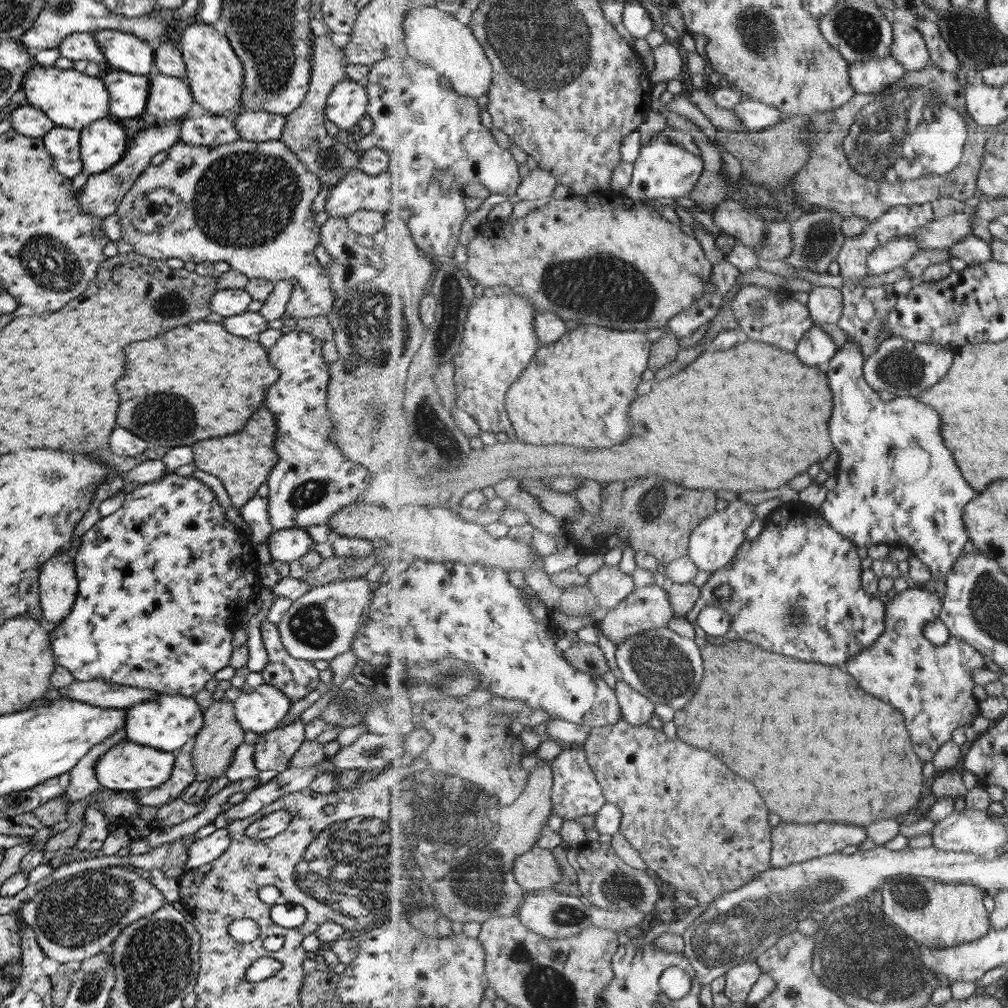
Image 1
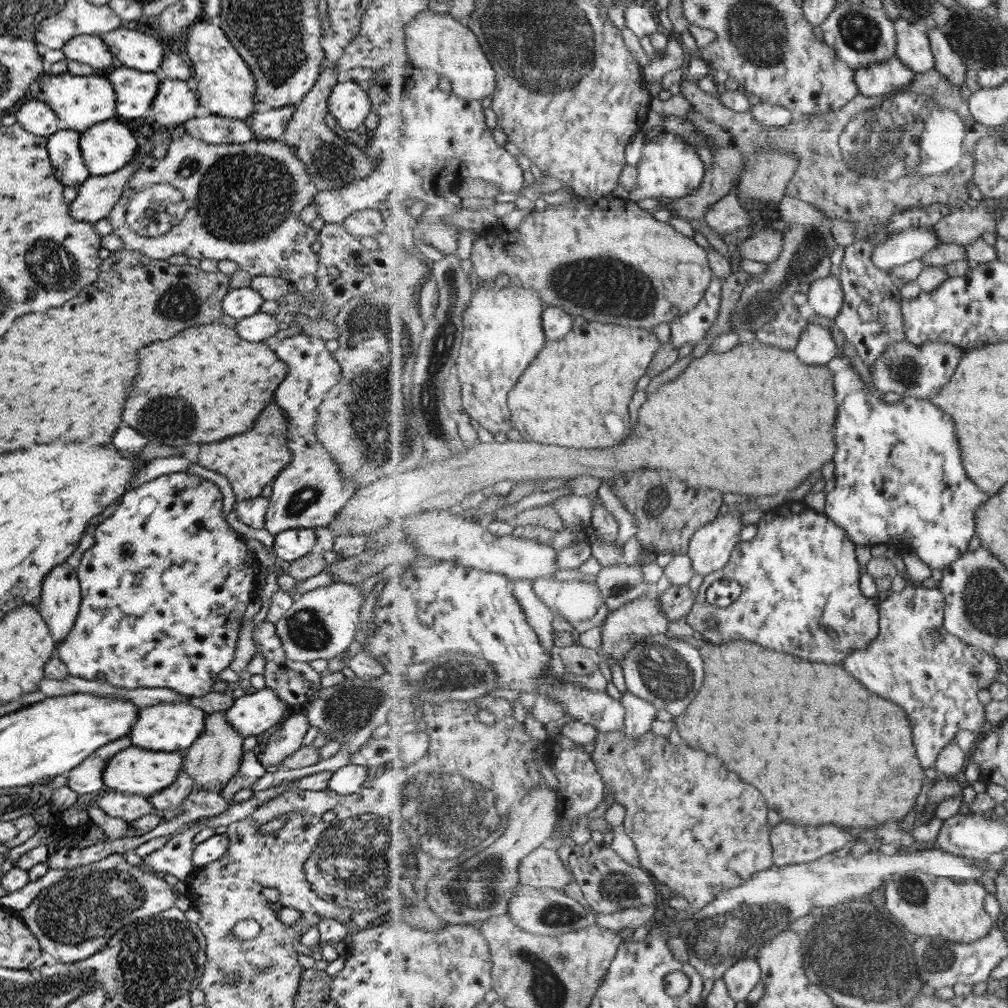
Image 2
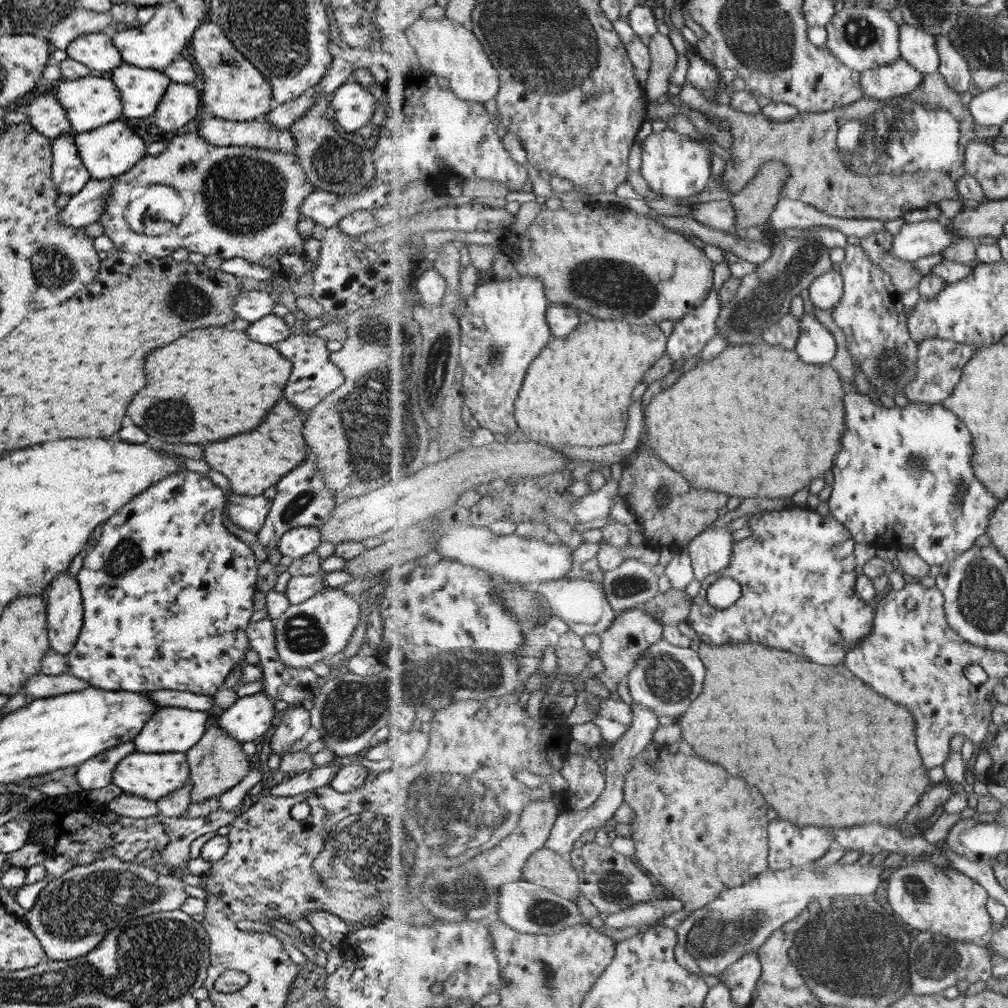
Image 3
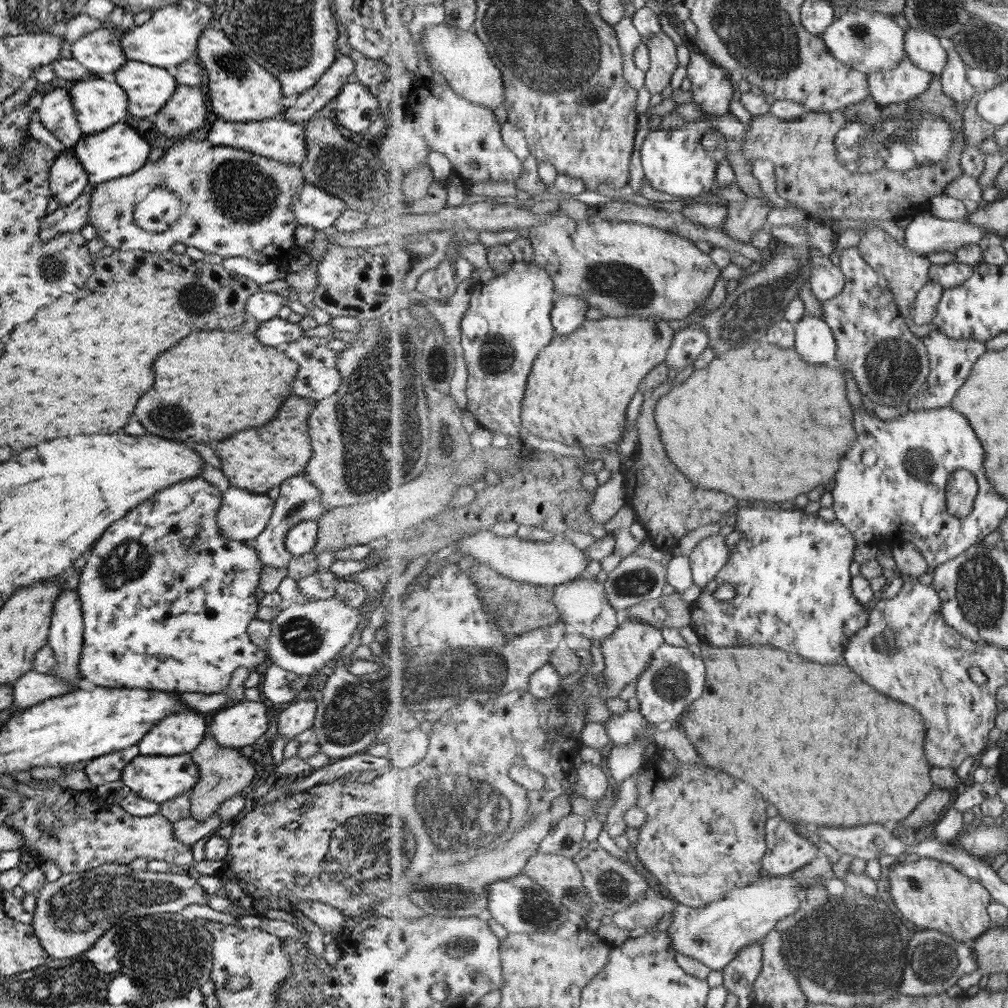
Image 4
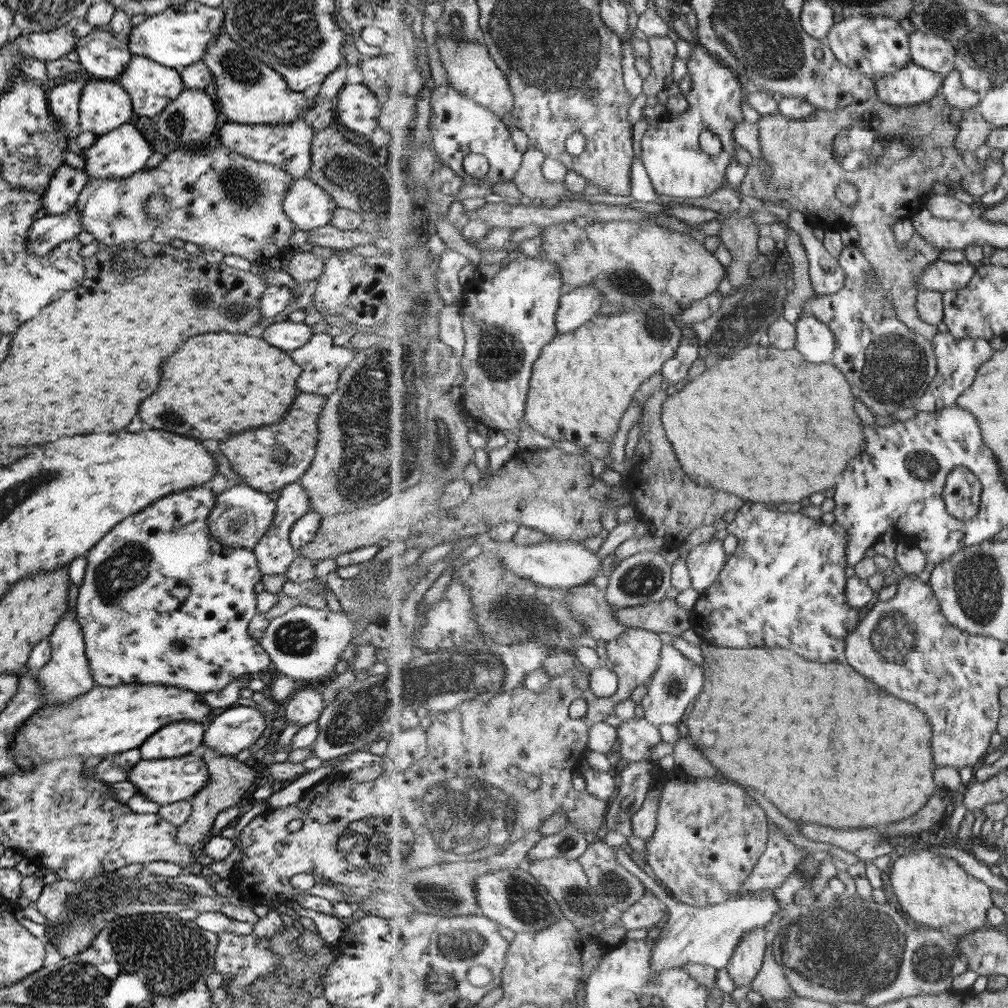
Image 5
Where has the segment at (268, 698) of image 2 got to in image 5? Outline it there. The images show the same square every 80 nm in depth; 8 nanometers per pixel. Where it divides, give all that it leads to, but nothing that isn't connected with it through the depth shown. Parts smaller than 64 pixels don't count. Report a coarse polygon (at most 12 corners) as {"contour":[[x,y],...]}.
{"contour":[[235,704],[205,724],[202,744],[222,755],[251,746],[266,727]]}

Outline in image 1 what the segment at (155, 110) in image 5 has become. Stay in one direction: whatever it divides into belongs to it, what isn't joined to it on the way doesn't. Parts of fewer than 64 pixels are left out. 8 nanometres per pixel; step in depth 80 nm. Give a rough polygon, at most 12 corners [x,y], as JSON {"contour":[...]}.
{"contour":[[107,68],[113,118],[145,110],[148,75]]}

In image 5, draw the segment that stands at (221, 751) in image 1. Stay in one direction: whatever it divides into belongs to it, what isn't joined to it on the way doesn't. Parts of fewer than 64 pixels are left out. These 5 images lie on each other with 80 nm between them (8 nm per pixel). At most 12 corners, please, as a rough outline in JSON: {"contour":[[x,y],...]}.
{"contour":[[205,746],[209,780],[176,828],[187,851],[212,835],[219,812],[236,806],[255,774]]}

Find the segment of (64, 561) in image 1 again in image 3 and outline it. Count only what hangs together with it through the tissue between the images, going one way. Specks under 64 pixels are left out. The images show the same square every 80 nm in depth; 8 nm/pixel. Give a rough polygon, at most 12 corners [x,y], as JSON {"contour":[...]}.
{"contour":[[65,570],[42,593],[49,646],[66,660],[82,619]]}

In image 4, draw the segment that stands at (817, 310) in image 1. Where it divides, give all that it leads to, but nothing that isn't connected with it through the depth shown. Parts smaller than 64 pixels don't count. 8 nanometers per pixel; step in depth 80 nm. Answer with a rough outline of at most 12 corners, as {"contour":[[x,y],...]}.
{"contour":[[828,255],[812,268],[809,290],[821,304],[839,296],[846,285],[841,265]]}

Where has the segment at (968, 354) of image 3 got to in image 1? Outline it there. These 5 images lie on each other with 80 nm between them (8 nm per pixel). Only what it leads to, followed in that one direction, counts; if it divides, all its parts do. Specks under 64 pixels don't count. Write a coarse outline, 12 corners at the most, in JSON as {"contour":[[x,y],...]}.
{"contour":[[893,337],[866,359],[878,392],[919,397],[949,374],[953,347]]}

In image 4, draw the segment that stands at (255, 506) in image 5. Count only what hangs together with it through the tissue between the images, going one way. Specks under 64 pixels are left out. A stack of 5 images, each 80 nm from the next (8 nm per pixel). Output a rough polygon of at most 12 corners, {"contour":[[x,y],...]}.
{"contour":[[233,486],[216,512],[220,536],[251,544],[274,500]]}

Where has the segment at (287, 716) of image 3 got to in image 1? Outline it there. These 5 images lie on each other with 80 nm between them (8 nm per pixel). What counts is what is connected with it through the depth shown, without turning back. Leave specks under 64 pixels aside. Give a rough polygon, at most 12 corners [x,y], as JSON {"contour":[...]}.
{"contour":[[296,719],[261,733],[257,770],[282,771],[304,741]]}

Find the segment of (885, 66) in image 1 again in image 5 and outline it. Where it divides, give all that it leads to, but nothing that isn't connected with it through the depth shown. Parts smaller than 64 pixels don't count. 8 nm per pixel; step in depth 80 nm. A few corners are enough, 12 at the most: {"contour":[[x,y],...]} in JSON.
{"contour":[[913,62],[877,77],[880,102],[921,106],[944,75]]}

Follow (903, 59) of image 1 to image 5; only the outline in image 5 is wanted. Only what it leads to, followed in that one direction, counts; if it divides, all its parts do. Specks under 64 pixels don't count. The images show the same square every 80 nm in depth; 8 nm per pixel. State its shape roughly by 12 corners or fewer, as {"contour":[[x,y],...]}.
{"contour":[[910,34],[912,62],[946,76],[955,68],[952,41]]}

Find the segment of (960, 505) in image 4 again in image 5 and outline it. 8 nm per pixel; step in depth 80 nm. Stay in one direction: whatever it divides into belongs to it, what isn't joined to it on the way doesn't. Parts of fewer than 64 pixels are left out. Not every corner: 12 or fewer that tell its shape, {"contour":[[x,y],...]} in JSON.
{"contour":[[969,468],[950,474],[948,510],[971,522],[978,516],[983,485]]}

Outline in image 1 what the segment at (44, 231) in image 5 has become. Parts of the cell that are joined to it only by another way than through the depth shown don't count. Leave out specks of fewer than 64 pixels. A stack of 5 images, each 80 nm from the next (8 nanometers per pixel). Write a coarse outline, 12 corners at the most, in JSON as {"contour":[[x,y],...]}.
{"contour":[[181,121],[158,122],[128,138],[110,169],[87,177],[84,213],[115,213],[158,152],[178,141]]}

